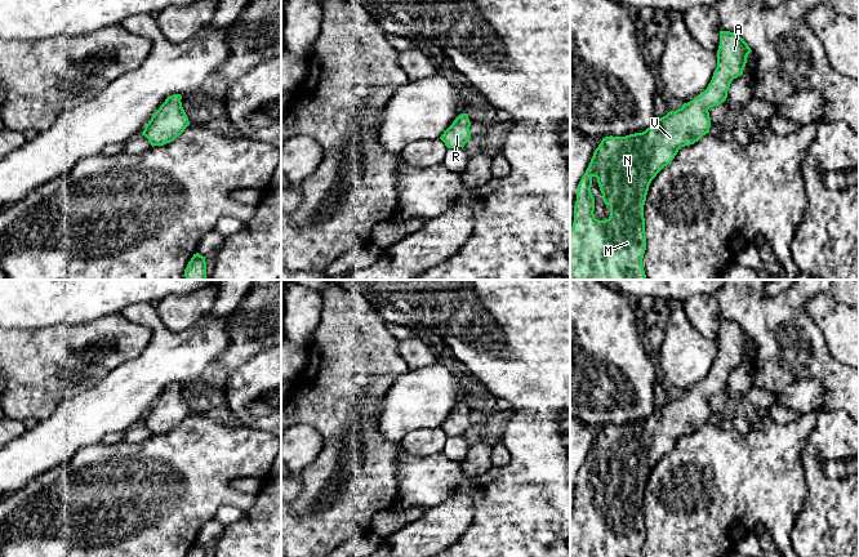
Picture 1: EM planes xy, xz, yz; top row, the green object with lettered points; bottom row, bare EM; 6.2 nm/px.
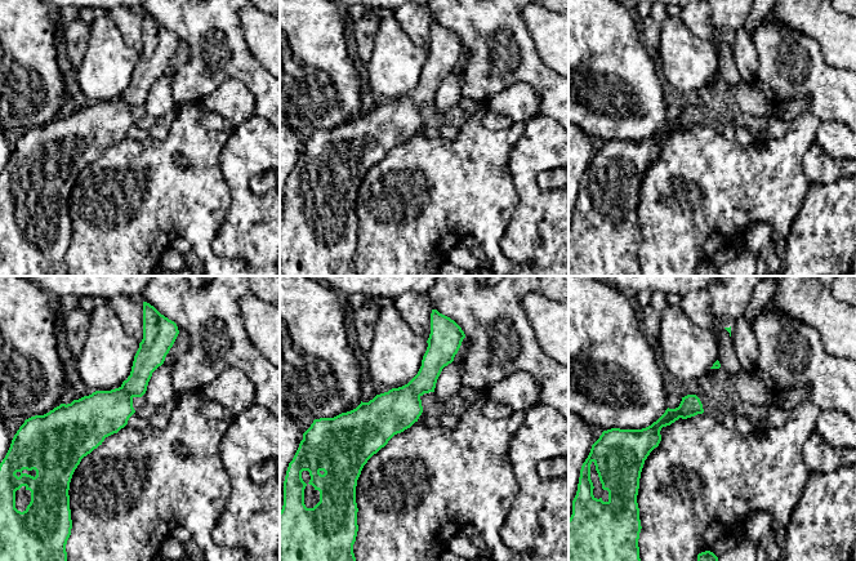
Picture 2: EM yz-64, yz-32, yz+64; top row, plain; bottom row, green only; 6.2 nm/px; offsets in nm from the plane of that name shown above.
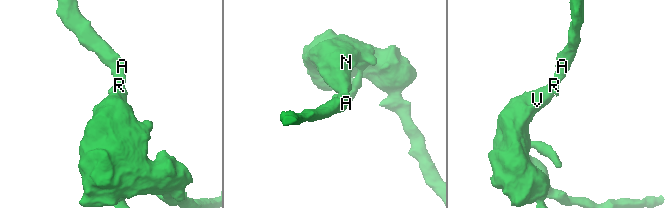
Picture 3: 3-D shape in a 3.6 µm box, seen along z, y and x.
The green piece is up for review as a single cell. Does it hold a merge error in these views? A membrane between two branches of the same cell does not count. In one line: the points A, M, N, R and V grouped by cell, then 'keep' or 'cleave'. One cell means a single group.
groups A M N R V; keep

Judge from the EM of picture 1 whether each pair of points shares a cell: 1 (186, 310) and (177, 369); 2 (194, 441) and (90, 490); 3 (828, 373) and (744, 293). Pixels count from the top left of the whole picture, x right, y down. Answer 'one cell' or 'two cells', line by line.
1: two cells
2: one cell
3: one cell

